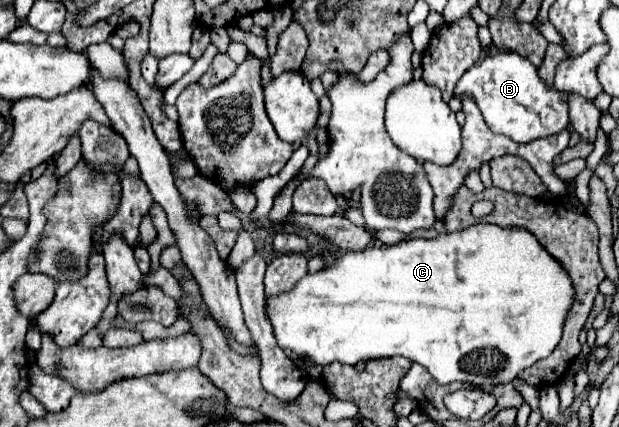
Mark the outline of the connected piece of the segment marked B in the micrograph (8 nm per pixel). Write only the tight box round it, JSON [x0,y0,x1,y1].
[456,52,568,142]

